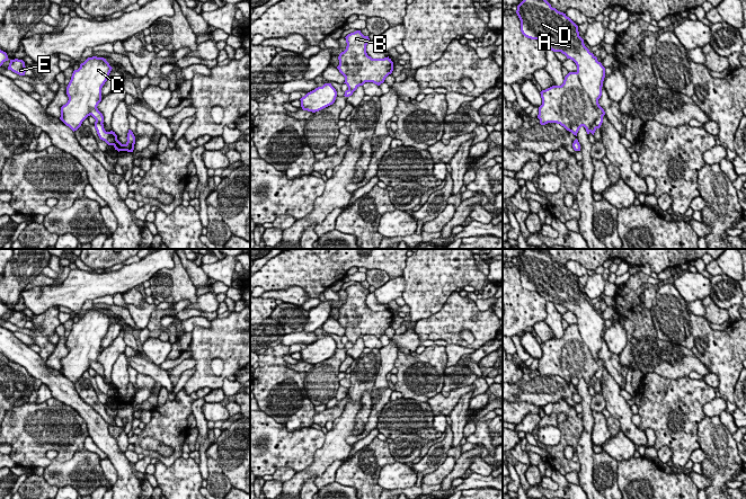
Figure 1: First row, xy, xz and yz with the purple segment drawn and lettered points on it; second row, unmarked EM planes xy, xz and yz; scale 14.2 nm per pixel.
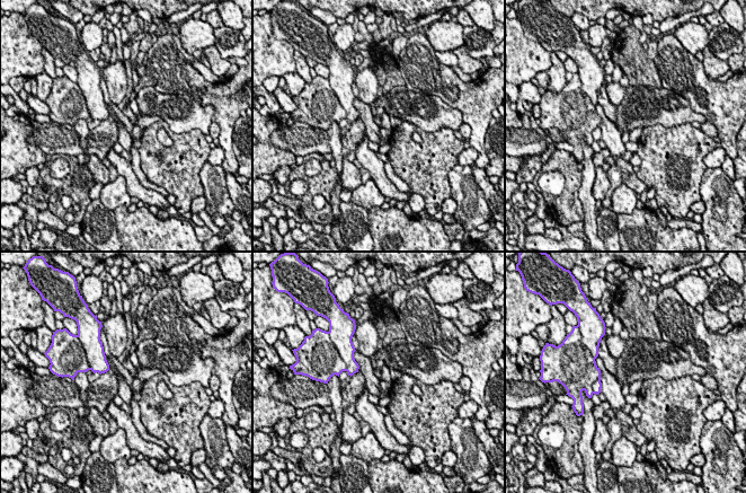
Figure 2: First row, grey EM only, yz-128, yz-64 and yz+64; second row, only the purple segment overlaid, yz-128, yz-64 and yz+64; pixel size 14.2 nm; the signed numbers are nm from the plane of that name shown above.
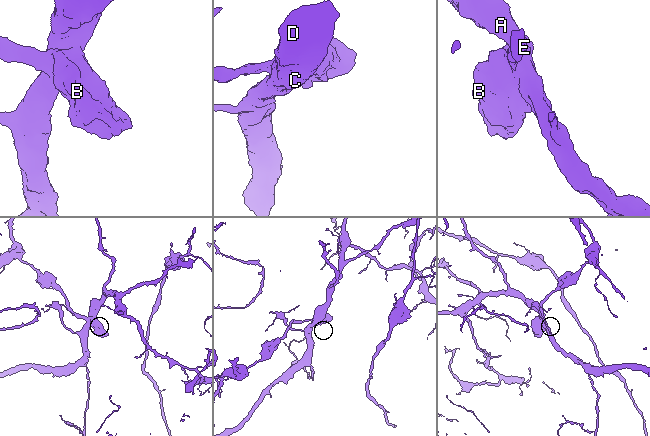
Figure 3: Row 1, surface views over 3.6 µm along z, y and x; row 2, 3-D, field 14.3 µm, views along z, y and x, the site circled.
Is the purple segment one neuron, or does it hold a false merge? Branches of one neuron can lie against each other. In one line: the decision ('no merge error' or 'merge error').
merge error

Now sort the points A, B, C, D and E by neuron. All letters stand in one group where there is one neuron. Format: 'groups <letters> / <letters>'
groups A C D / B E

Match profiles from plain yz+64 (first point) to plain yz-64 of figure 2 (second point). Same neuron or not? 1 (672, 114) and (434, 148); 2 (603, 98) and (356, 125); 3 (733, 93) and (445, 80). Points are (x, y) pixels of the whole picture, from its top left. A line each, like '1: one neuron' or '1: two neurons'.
1: two neurons
2: two neurons
3: one neuron

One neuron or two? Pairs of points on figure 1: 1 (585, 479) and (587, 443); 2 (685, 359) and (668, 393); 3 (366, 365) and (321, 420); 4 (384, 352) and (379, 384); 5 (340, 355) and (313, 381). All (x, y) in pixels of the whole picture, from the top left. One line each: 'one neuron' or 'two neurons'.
1: one neuron
2: two neurons
3: two neurons
4: one neuron
5: one neuron

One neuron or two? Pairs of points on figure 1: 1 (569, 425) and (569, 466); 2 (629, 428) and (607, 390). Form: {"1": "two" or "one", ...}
{"1": "one", "2": "one"}

